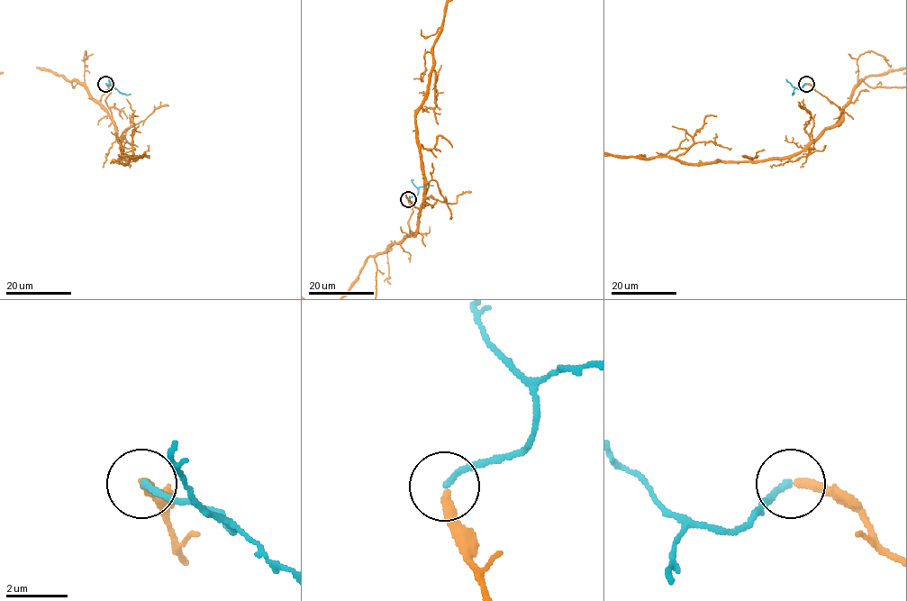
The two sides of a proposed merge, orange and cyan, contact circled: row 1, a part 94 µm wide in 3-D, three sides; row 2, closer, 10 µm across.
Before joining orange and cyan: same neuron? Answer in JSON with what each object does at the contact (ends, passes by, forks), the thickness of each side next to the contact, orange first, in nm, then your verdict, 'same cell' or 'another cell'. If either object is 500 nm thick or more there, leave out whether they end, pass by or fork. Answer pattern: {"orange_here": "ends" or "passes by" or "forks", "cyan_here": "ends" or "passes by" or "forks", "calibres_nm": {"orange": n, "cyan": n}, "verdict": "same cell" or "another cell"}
{"orange_here": "ends", "cyan_here": "ends", "calibres_nm": {"orange": 320, "cyan": 200}, "verdict": "same cell"}

